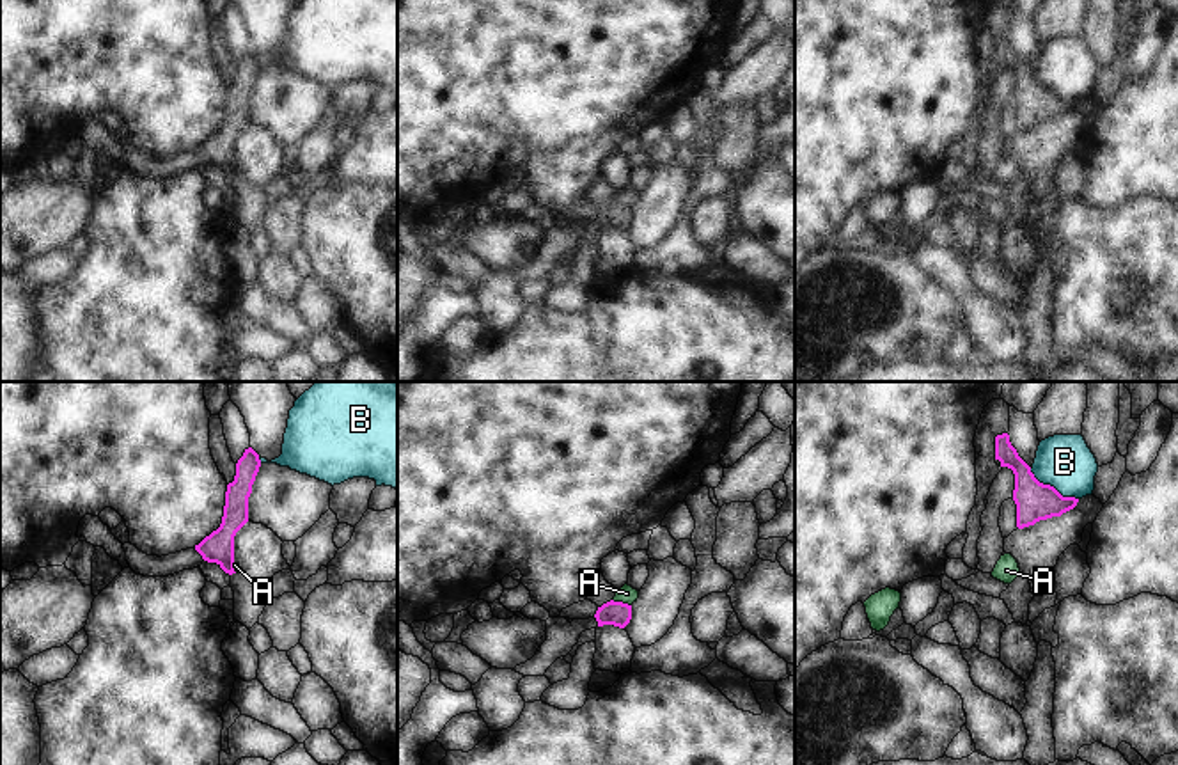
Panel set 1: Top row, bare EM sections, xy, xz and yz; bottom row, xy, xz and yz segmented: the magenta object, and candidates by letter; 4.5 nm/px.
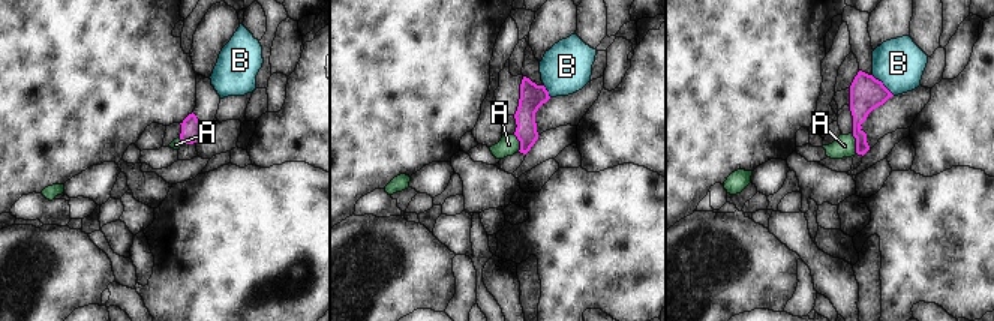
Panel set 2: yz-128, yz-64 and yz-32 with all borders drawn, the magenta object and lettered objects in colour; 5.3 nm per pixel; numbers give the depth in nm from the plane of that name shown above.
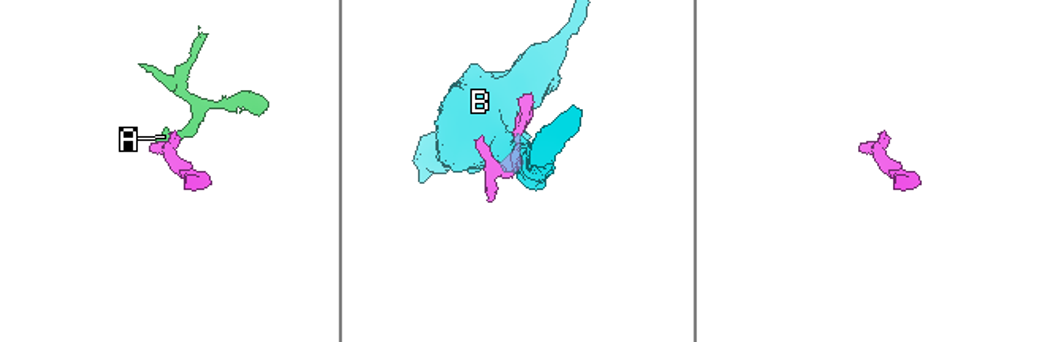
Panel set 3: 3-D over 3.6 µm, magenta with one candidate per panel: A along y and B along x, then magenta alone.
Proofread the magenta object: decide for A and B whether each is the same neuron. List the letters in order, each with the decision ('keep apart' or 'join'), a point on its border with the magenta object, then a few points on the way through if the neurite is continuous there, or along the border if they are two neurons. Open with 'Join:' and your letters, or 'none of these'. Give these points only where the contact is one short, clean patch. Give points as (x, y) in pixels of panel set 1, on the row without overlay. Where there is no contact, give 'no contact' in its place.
Join: none of these
A: keep apart; meets magenta in xz at (621, 205); border along xz (612, 201), (630, 208)
B: keep apart; meets magenta in yz at (1052, 89)

